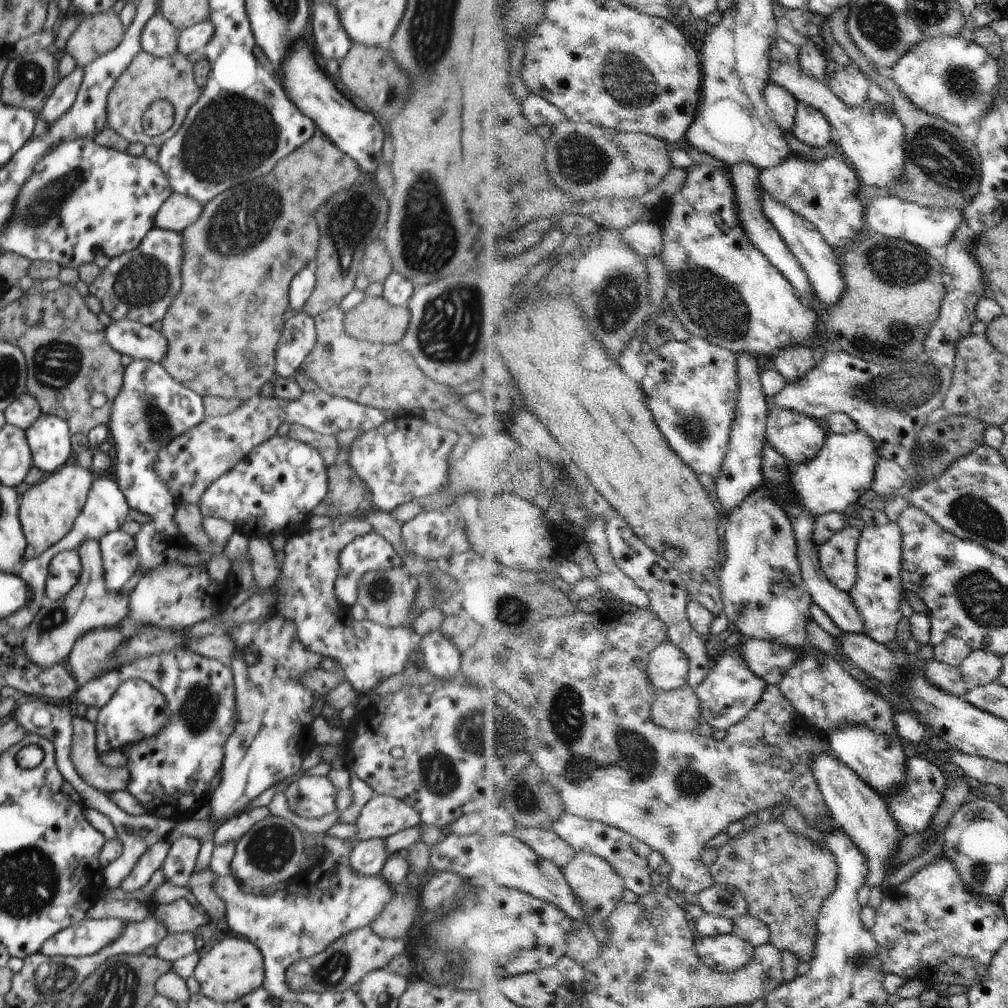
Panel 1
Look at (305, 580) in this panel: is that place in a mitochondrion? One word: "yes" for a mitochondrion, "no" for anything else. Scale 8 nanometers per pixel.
no

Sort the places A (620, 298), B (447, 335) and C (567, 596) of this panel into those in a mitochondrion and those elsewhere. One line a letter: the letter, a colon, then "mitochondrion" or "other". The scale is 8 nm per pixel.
A: mitochondrion
B: mitochondrion
C: other

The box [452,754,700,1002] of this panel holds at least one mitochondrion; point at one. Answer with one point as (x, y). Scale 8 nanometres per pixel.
(581, 770)

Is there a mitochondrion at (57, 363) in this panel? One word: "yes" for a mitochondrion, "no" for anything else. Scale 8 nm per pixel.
yes

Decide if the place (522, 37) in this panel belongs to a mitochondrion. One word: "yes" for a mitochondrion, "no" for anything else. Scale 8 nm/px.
no

